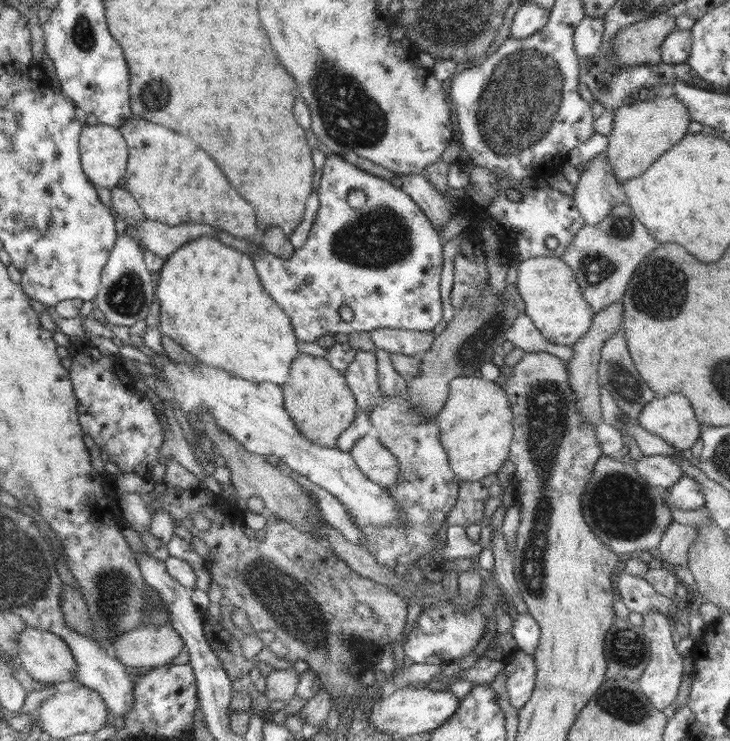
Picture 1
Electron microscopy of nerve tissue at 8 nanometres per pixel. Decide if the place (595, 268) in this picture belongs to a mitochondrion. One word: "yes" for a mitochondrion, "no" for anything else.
yes

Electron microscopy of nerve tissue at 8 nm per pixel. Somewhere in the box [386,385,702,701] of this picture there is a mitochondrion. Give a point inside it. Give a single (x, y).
(620, 505)

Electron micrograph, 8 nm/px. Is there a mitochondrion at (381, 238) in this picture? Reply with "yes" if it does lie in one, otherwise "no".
yes

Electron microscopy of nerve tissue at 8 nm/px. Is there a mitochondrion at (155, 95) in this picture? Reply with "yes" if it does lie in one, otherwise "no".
yes

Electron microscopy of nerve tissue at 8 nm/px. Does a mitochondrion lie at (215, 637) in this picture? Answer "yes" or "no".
no

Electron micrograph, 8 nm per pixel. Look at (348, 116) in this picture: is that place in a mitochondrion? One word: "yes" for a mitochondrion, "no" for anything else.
yes

